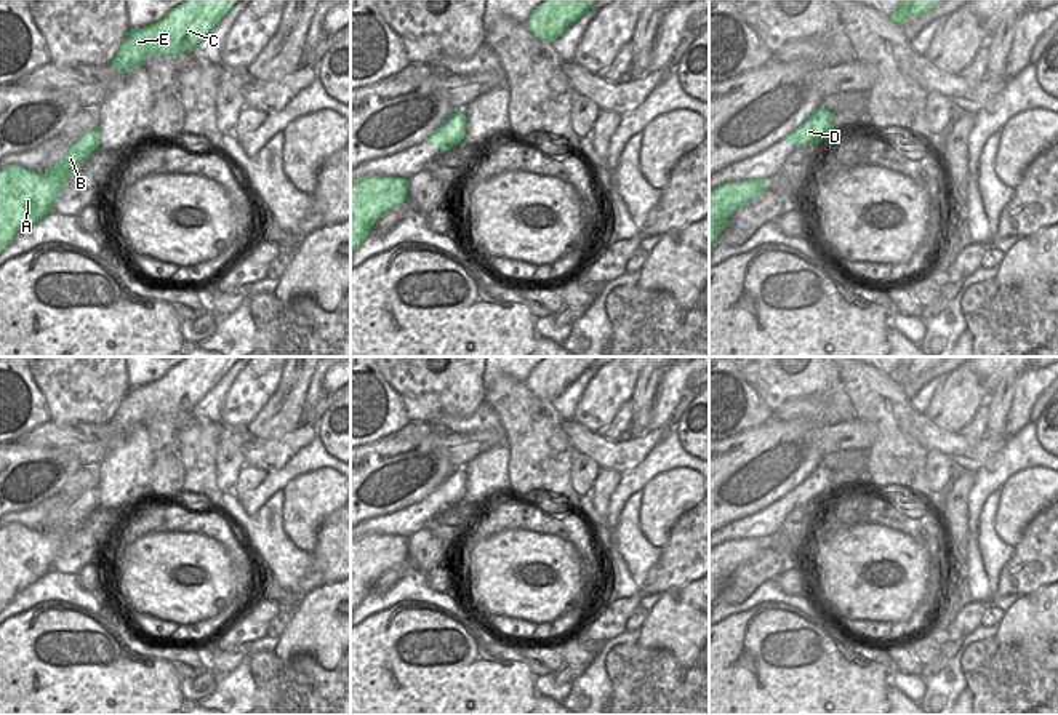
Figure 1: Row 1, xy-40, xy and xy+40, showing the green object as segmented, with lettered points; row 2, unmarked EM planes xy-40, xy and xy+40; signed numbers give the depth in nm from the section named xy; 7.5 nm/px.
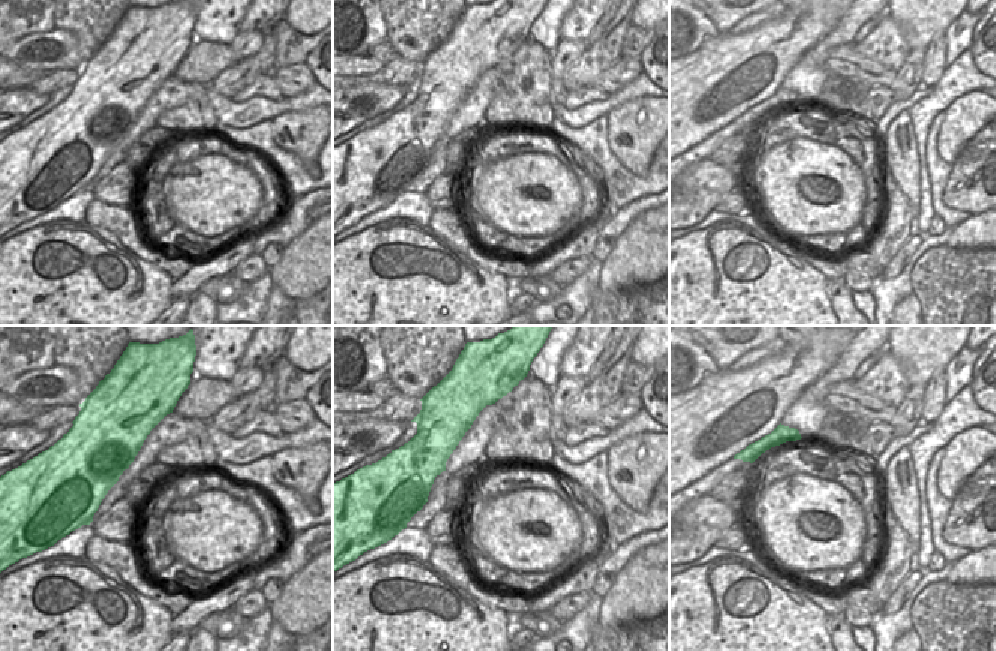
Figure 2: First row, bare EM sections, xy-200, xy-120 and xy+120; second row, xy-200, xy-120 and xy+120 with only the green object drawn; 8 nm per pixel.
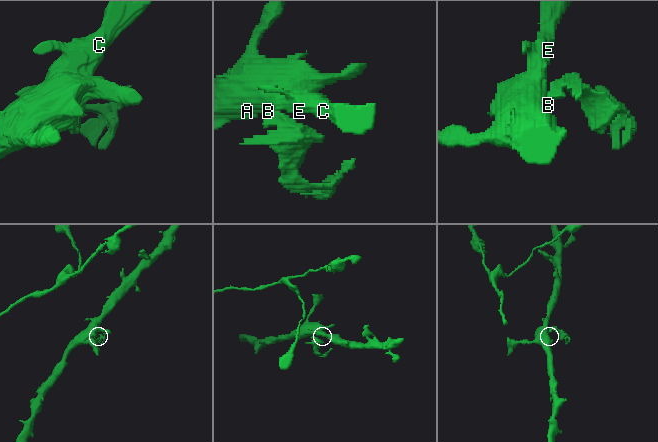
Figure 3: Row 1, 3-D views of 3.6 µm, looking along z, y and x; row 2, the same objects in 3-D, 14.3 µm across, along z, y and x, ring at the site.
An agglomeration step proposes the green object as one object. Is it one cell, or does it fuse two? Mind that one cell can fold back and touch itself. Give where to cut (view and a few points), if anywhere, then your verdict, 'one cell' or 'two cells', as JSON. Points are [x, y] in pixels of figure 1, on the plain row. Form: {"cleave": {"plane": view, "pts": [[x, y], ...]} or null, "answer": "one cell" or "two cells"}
{"cleave": null, "answer": "one cell"}

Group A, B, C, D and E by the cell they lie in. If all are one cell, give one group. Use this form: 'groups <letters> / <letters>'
groups A B C D E

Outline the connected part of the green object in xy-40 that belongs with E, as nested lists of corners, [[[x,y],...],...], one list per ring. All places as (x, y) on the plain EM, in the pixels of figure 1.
[[[186,357],[162,379],[131,387],[110,424],[123,432],[141,425],[147,413],[178,414],[194,409],[242,357]]]

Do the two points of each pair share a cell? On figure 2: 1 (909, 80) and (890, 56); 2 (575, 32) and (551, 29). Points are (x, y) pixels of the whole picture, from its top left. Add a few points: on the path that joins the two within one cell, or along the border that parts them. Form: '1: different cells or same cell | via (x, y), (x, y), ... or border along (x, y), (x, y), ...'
1: different cells | border along (911, 50), (897, 71)
2: different cells | border along (566, 15), (560, 27), (560, 38)

